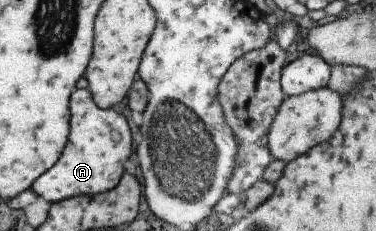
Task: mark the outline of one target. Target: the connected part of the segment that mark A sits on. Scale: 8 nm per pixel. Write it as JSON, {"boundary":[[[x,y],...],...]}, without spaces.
{"boundary":[[[75,89],[73,93],[70,94],[69,100],[70,100],[70,122],[69,122],[70,128],[65,148],[62,150],[60,158],[56,160],[56,163],[53,166],[50,166],[50,168],[48,168],[48,170],[46,170],[46,172],[44,172],[35,182],[32,182],[32,186],[30,186],[31,191],[34,192],[36,196],[38,196],[39,198],[44,198],[46,202],[50,202],[51,204],[61,202],[66,198],[71,198],[74,196],[104,194],[108,192],[108,190],[114,189],[114,186],[116,186],[116,184],[118,184],[118,182],[121,180],[121,176],[124,172],[122,164],[124,161],[128,159],[132,150],[131,134],[128,128],[128,124],[126,122],[126,118],[124,118],[124,116],[121,116],[120,114],[118,114],[118,112],[115,112],[114,110],[111,109],[98,108],[98,106],[94,104],[94,100],[92,100],[92,94],[90,94],[90,92],[87,89]]]}

